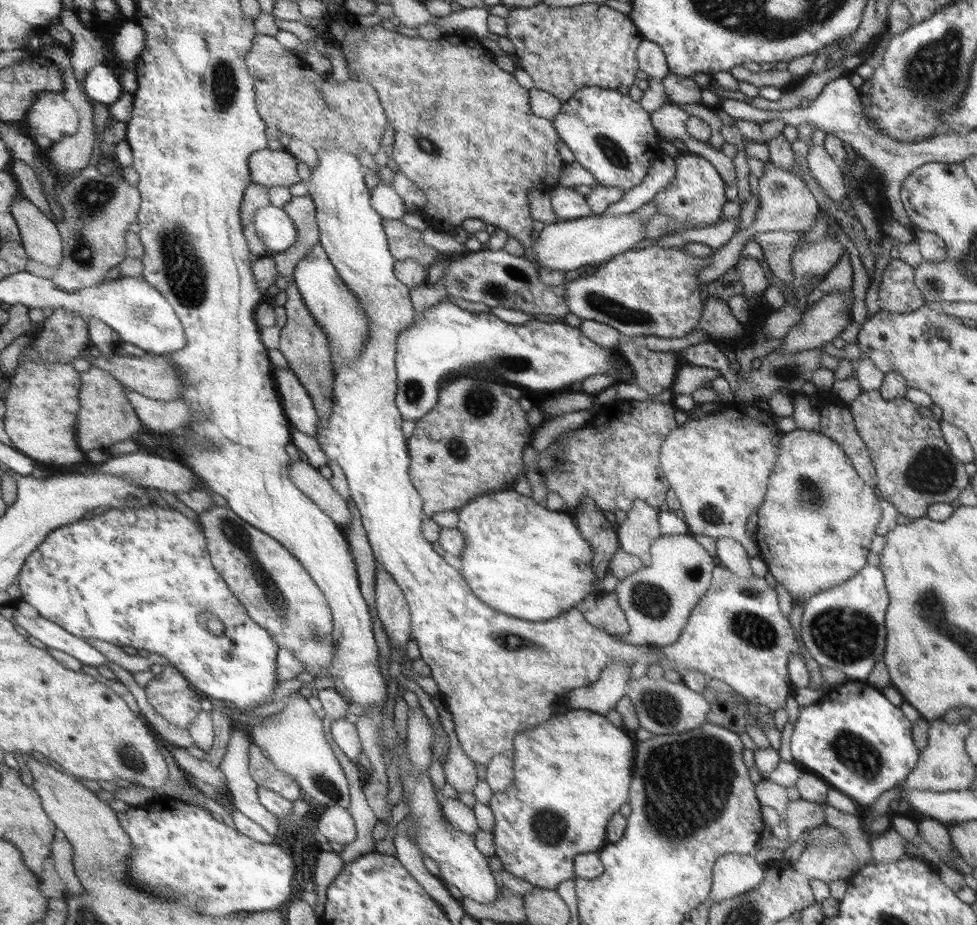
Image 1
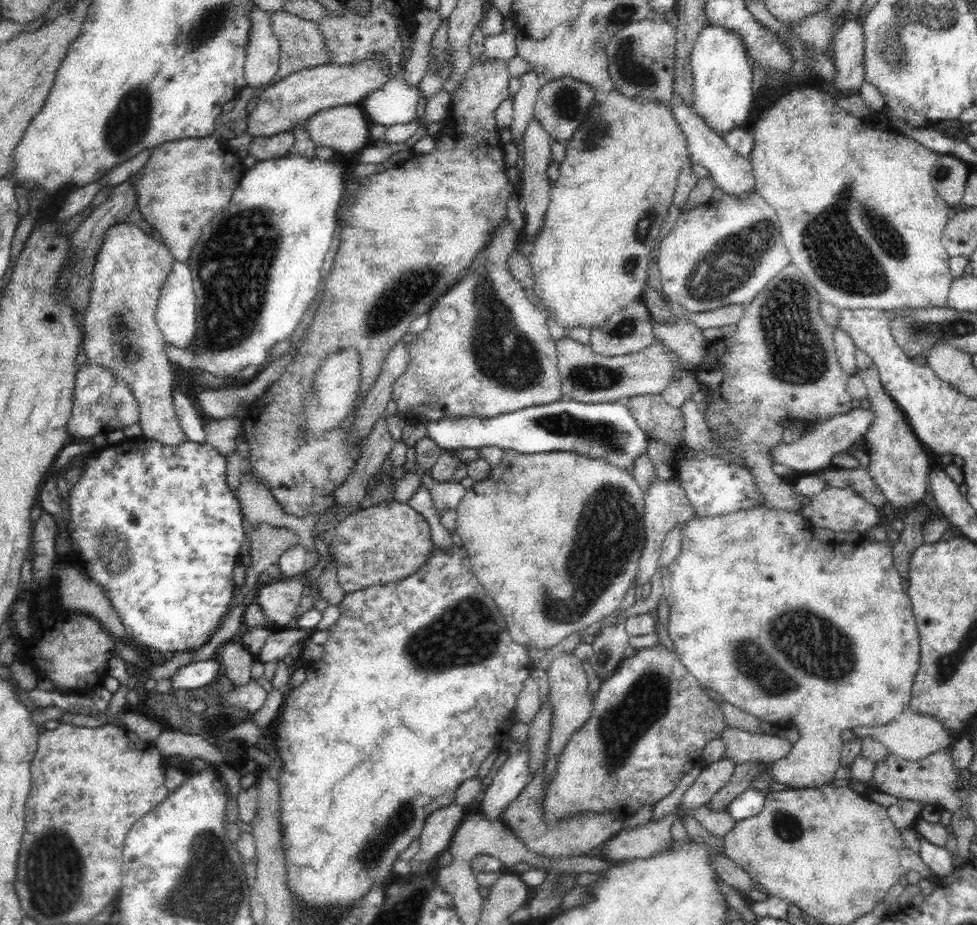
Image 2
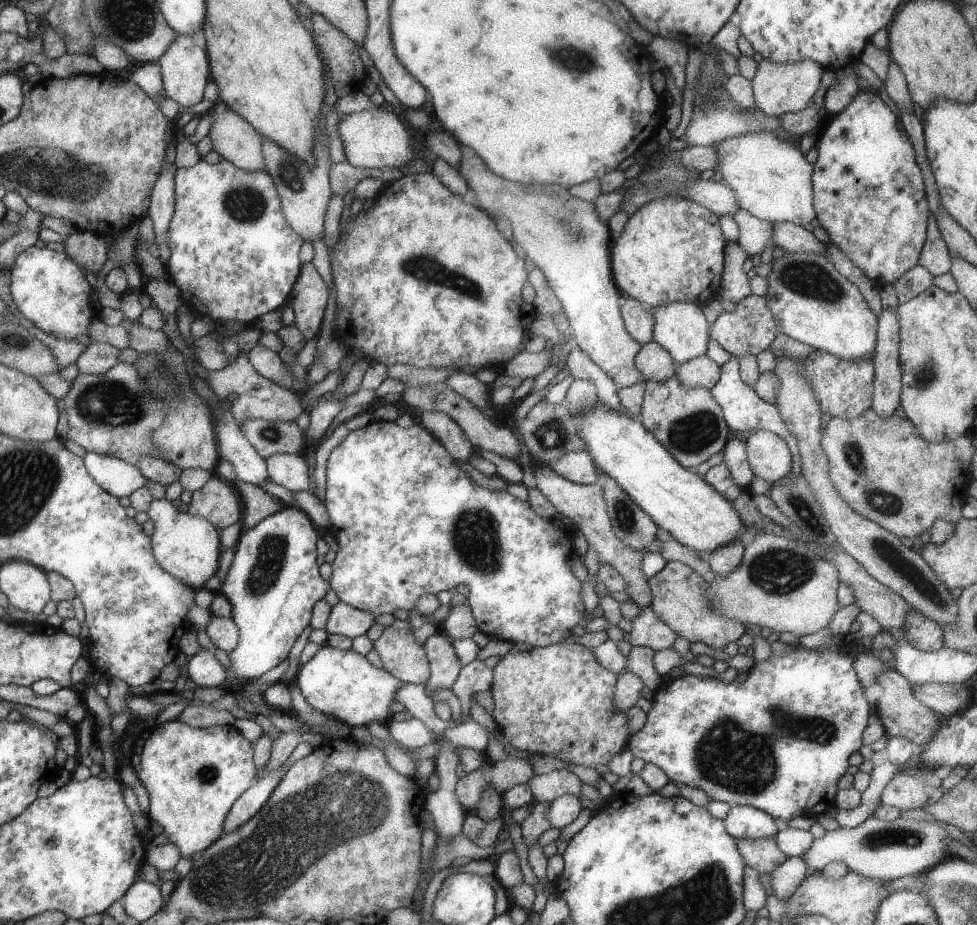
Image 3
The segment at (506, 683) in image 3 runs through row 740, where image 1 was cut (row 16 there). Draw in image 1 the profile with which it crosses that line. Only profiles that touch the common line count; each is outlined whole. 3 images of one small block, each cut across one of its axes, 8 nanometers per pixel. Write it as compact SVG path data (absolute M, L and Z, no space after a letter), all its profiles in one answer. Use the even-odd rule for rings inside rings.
M541 2L531 7L512 7L512 12L505 20L508 24L507 38L514 44L514 54L522 60L522 69L532 77L536 89L549 92L560 102L569 101L576 91L584 87L631 87L636 80L638 44L642 40L640 30L627 14L606 4L586 3L556 8Z

